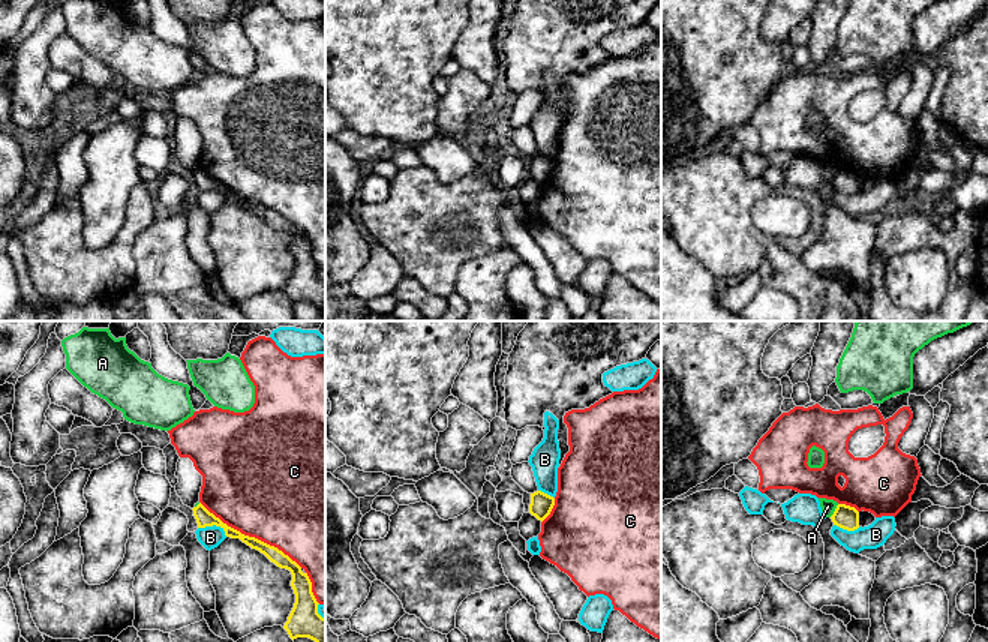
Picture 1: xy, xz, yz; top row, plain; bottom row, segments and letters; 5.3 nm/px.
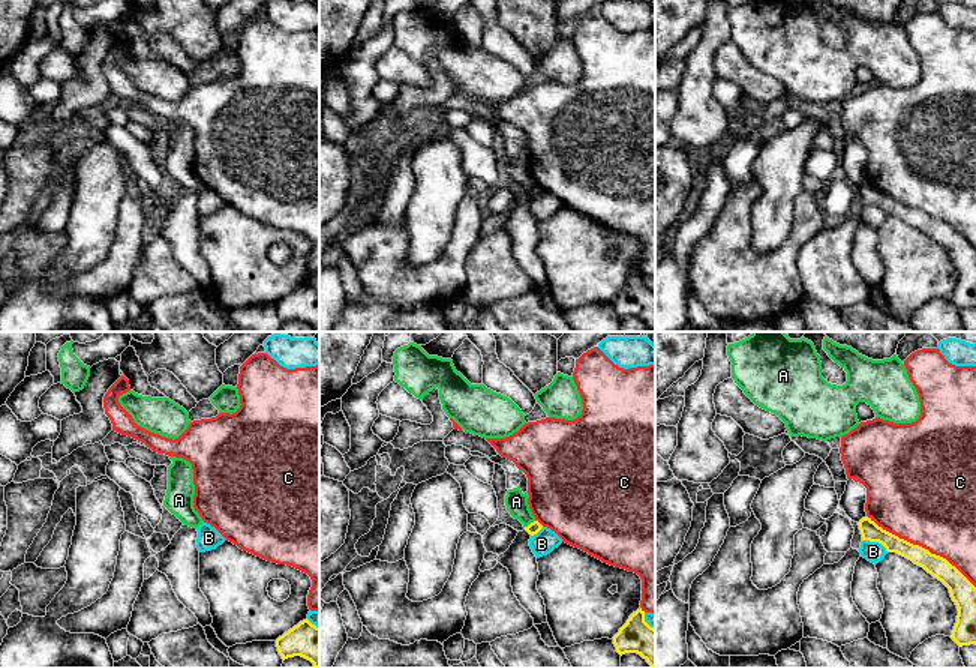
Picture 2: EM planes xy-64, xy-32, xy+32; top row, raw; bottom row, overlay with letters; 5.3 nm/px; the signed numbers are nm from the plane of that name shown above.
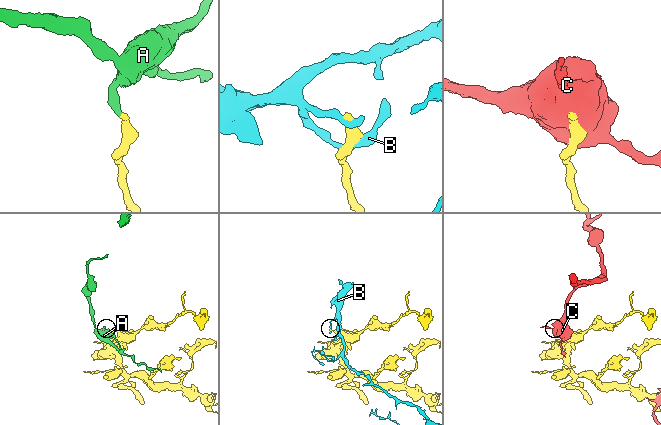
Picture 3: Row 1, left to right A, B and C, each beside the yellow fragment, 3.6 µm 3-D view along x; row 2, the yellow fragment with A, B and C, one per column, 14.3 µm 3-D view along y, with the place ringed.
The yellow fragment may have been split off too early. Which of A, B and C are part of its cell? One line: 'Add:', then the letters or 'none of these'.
Add: none of these

